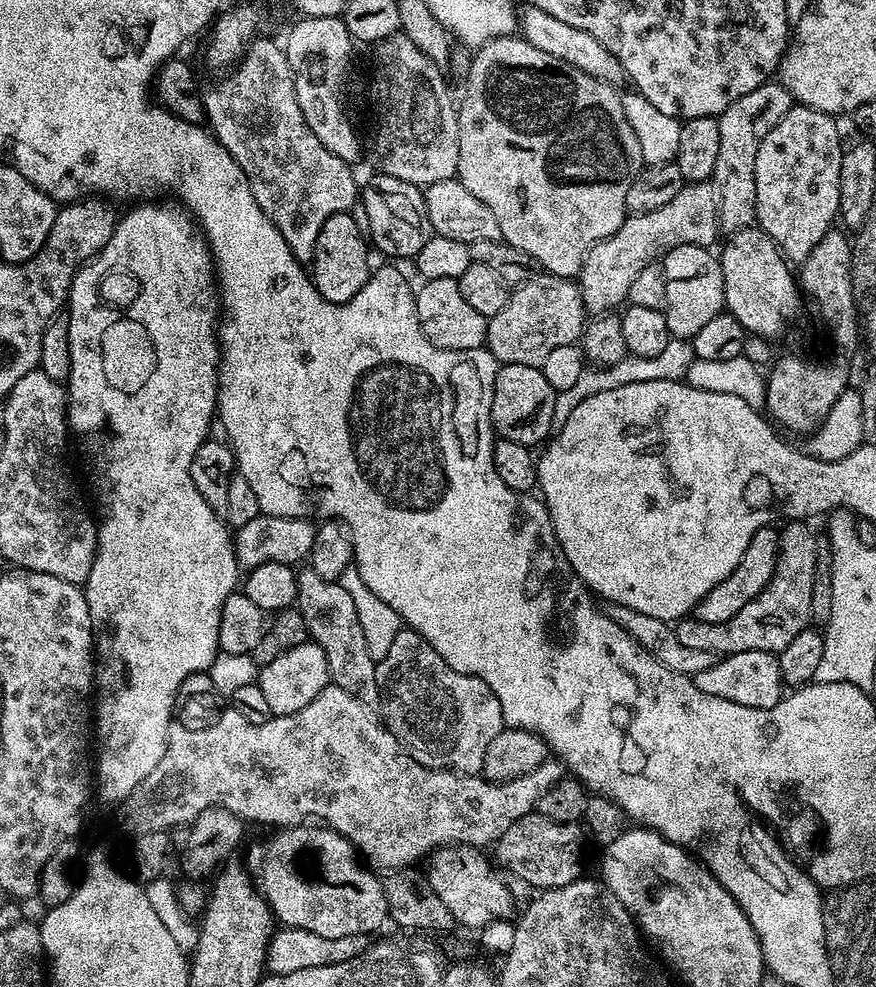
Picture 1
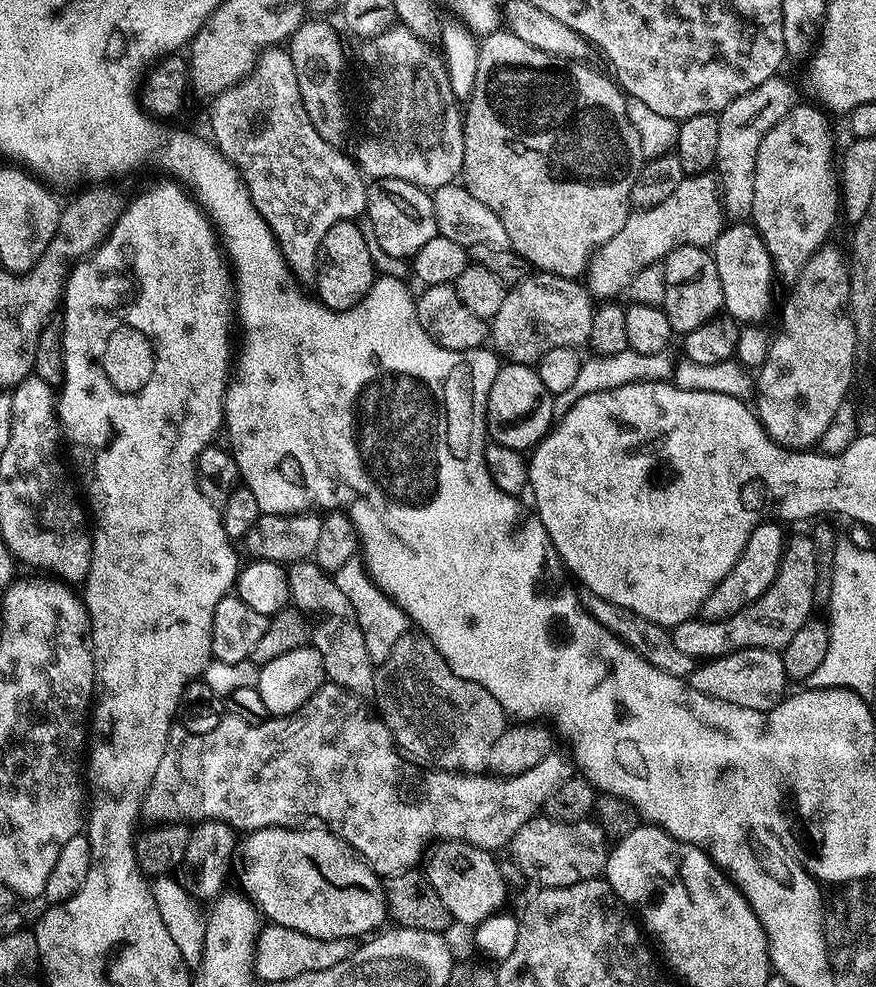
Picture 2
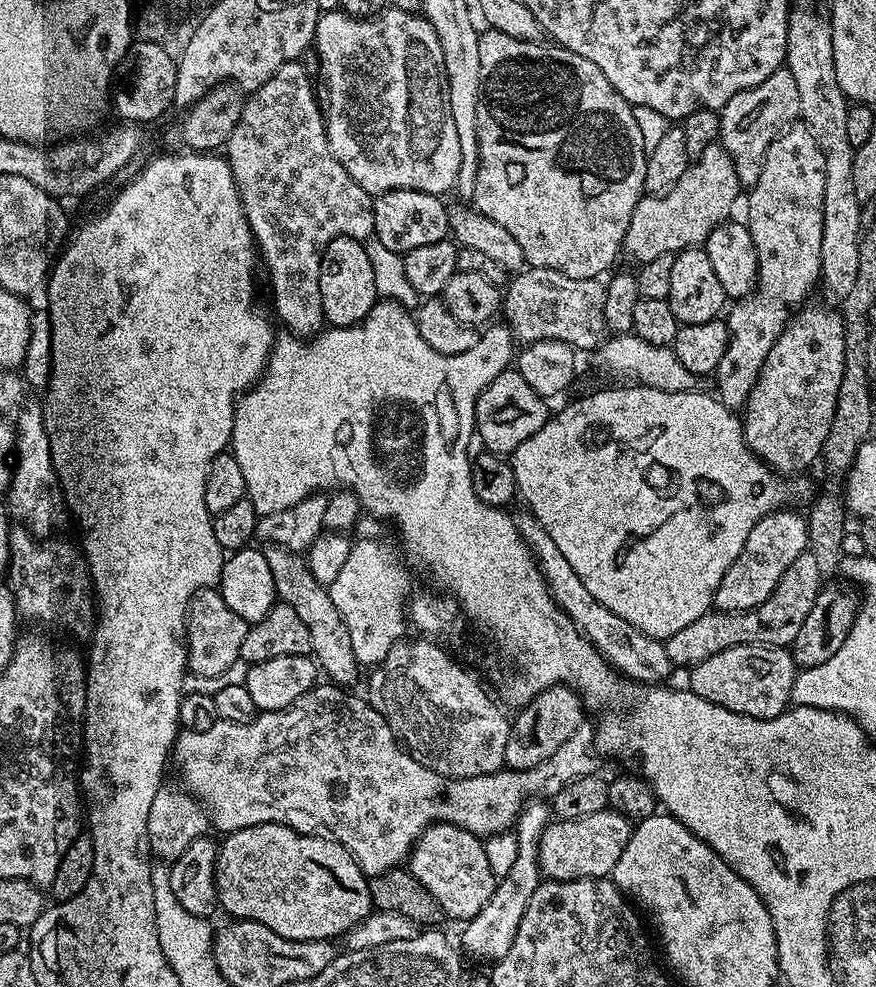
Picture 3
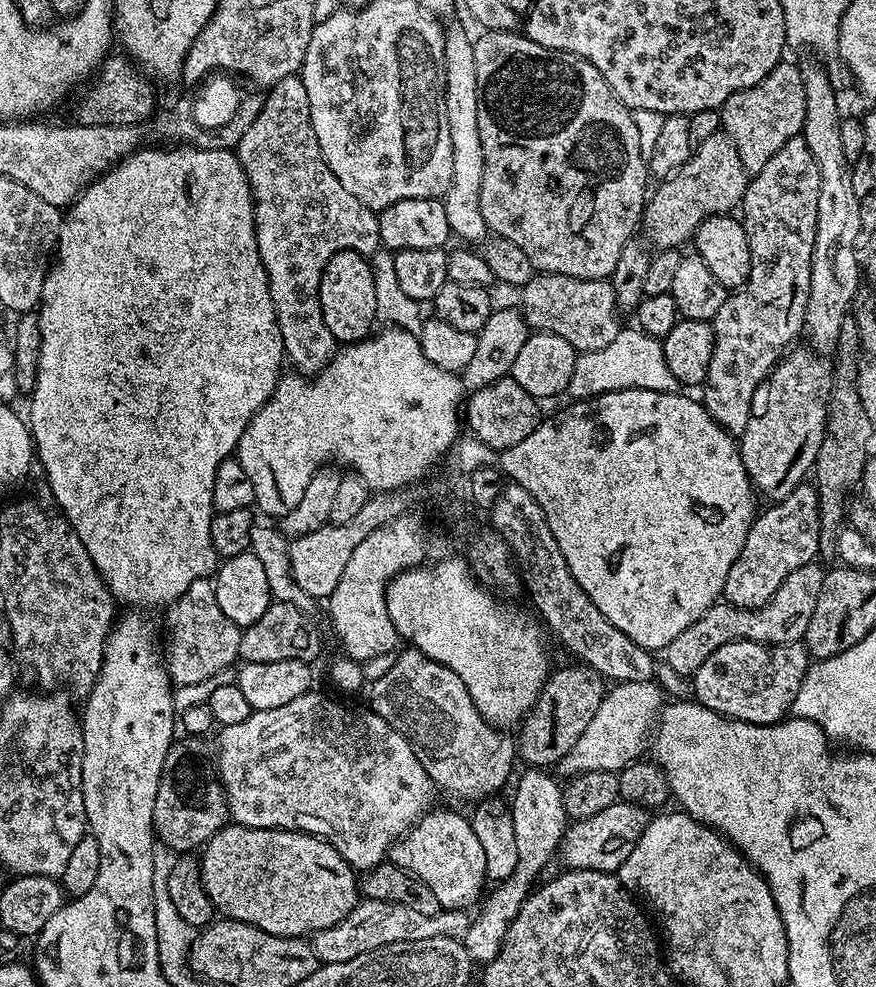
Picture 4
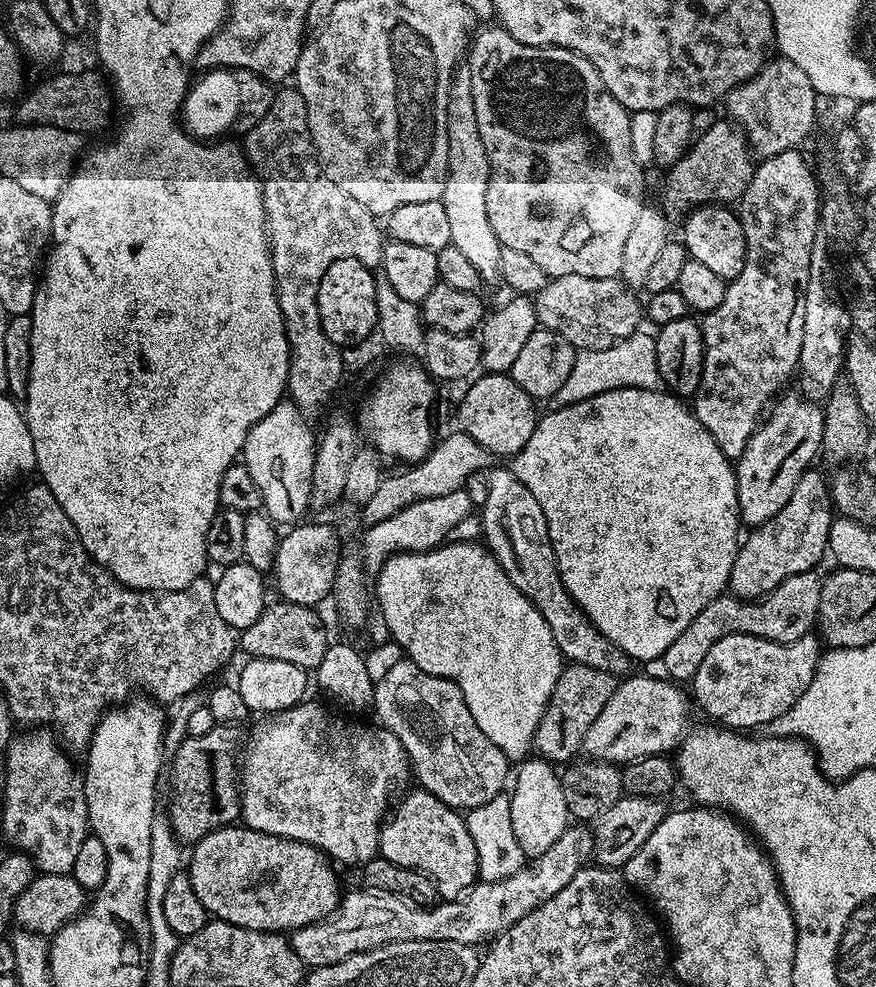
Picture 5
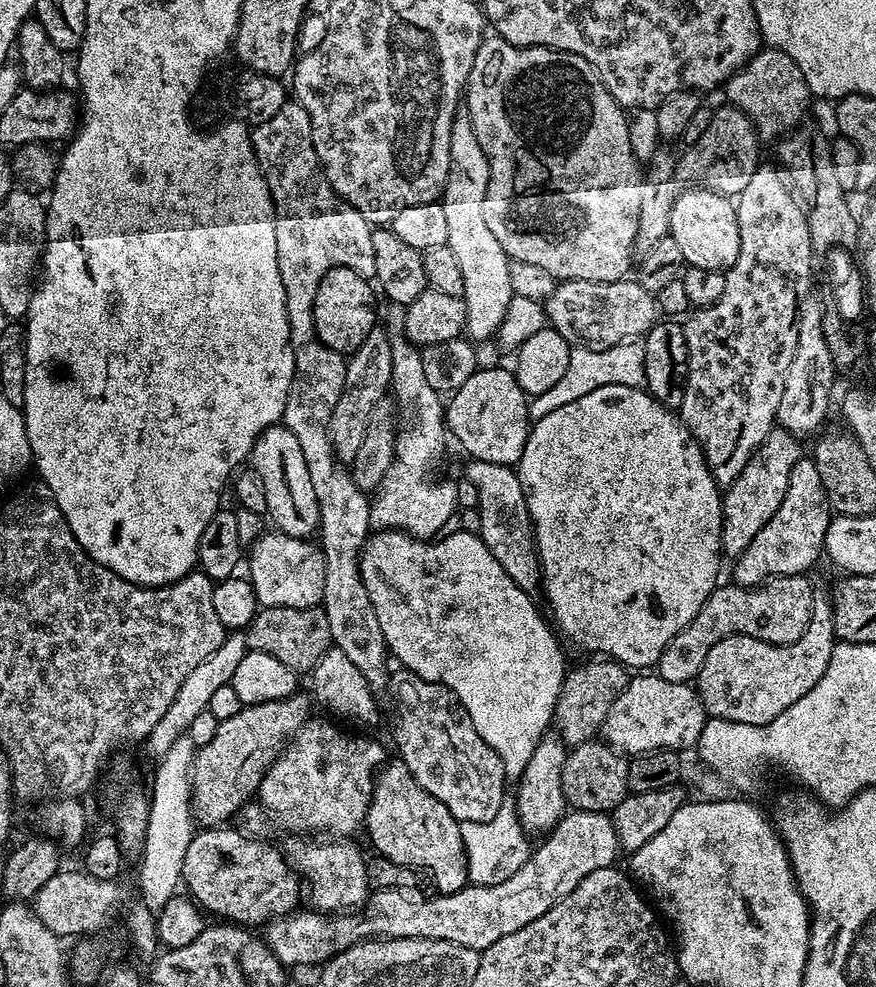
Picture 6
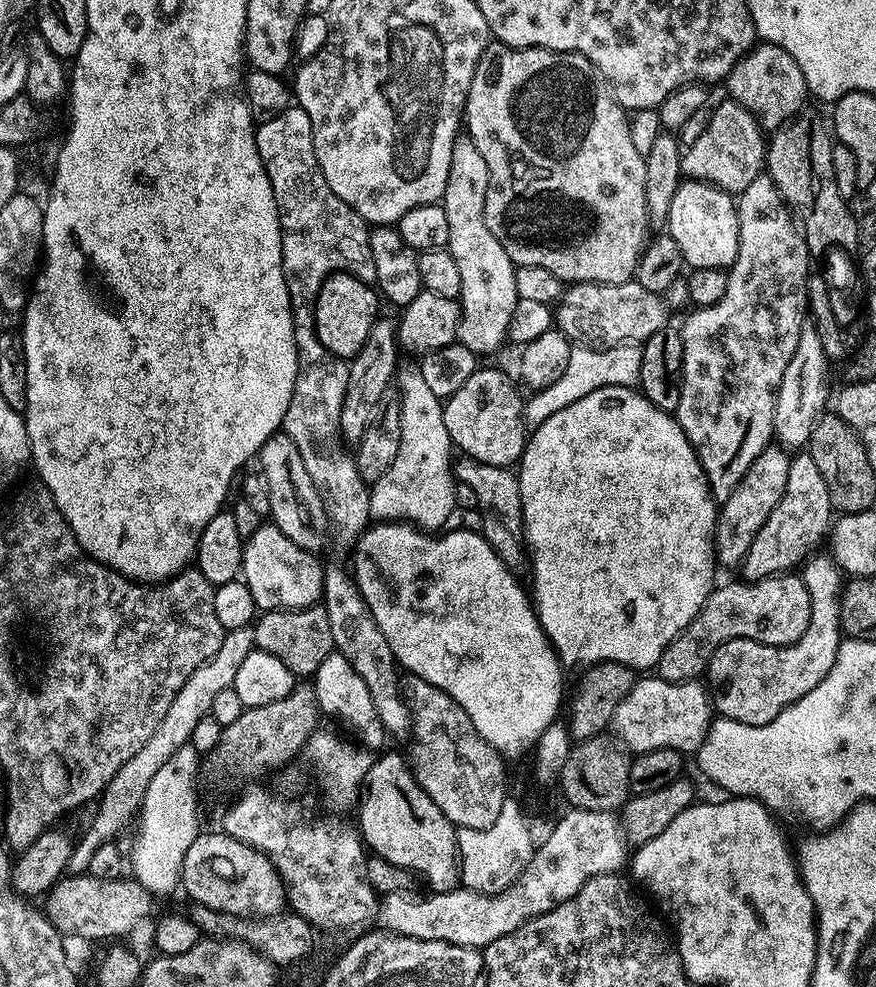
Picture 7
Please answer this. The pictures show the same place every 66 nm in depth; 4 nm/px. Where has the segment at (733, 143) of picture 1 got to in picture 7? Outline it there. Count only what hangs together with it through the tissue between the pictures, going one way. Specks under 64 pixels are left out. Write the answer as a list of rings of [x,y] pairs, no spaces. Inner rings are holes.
[[[763,42],[757,43],[736,63],[726,78],[727,84],[727,95],[750,110],[764,130],[781,128],[805,107],[804,99],[810,96],[802,70],[798,70],[798,62],[794,62],[786,50]]]

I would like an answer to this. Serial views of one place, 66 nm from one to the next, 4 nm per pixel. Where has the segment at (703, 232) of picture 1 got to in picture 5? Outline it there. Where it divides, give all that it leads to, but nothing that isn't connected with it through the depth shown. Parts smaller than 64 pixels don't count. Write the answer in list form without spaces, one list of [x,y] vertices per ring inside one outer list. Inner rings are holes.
[[[717,119],[710,130],[699,133],[693,139],[688,153],[672,168],[667,169],[668,185],[664,188],[663,207],[672,214],[687,214],[706,204],[731,205],[739,201],[753,171],[754,157],[743,132],[727,119]]]

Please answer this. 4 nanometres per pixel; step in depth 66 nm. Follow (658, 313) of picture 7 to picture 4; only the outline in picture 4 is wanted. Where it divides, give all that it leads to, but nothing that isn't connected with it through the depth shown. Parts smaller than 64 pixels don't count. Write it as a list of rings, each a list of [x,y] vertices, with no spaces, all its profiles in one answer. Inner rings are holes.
[[[553,272],[536,274],[524,285],[519,296],[518,307],[529,329],[558,335],[570,342],[577,353],[602,350],[602,346],[610,346],[620,333],[622,324],[616,321],[618,309],[614,290],[607,279],[579,280]]]

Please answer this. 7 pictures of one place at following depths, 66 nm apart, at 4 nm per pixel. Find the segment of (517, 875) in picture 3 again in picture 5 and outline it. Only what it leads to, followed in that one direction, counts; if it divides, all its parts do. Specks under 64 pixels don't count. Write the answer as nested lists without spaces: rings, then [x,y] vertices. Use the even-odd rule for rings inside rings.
[[[525,758],[519,761],[510,784],[510,823],[514,826],[514,838],[522,846],[525,858],[541,856],[562,838],[570,826],[566,798],[562,794],[562,782],[553,761],[543,758]]]

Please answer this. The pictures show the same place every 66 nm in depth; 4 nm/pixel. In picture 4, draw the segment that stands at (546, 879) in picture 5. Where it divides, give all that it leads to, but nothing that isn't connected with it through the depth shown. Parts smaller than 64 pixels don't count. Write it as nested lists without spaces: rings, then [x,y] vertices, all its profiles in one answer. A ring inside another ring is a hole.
[[[364,898],[350,910],[350,914],[342,922],[315,933],[310,943],[320,964],[350,962],[350,958],[358,958],[358,954],[370,954],[370,950],[378,950],[394,942],[422,942],[426,938],[443,936],[462,938],[469,923],[469,913],[458,908],[446,908],[438,914],[427,916],[418,910],[410,910],[410,906],[402,906],[399,902]]]

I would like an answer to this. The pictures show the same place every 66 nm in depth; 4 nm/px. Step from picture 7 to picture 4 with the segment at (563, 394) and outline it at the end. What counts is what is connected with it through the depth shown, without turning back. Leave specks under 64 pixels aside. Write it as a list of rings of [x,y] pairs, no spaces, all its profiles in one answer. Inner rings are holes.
[[[624,326],[614,338],[614,342],[610,342],[610,346],[577,355],[566,392],[568,396],[572,395],[573,401],[577,401],[631,388],[675,392],[678,385],[674,374],[670,374],[666,366],[663,343],[655,336],[647,336],[635,326]]]

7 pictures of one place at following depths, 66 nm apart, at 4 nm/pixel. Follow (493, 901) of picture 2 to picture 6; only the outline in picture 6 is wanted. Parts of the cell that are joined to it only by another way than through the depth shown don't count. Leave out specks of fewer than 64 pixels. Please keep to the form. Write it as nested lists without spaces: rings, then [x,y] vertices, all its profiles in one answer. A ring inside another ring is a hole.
[[[396,758],[393,759],[394,762],[385,763],[384,767],[380,769],[378,775],[375,777],[373,786],[372,786],[372,801],[368,807],[368,818],[366,821],[366,833],[372,839],[372,844],[376,847],[375,851],[379,855],[390,858],[394,862],[398,862],[402,866],[407,868],[415,868],[417,870],[426,871],[432,875],[432,880],[436,883],[435,891],[440,894],[447,894],[450,892],[458,892],[461,888],[465,887],[469,883],[468,878],[468,859],[464,853],[464,843],[462,842],[462,830],[460,829],[461,821],[458,821],[454,818],[454,814],[450,814],[450,810],[446,810],[446,806],[442,806],[442,802],[438,802],[438,798],[434,798],[434,794],[427,792],[422,786],[418,786],[418,782],[410,774],[410,770],[405,766],[403,760]]]

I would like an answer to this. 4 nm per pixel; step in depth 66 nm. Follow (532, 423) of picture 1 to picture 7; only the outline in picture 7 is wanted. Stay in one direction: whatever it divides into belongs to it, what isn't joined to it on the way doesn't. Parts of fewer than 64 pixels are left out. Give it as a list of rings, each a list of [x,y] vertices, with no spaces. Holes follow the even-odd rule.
[[[477,367],[476,372],[462,382],[461,388],[443,401],[443,405],[446,430],[463,455],[506,469],[519,461],[526,443],[524,400],[506,373],[496,368]]]

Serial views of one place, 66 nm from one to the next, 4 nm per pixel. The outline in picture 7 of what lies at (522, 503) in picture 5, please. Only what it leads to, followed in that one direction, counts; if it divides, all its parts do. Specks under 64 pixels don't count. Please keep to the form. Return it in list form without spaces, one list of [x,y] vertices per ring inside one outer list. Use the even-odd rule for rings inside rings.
[[[461,455],[454,464],[454,476],[459,482],[466,483],[477,494],[479,511],[484,511],[484,528],[488,545],[500,556],[503,564],[516,566],[525,559],[522,547],[522,521],[524,515],[520,509],[520,481],[515,471],[483,464]]]

